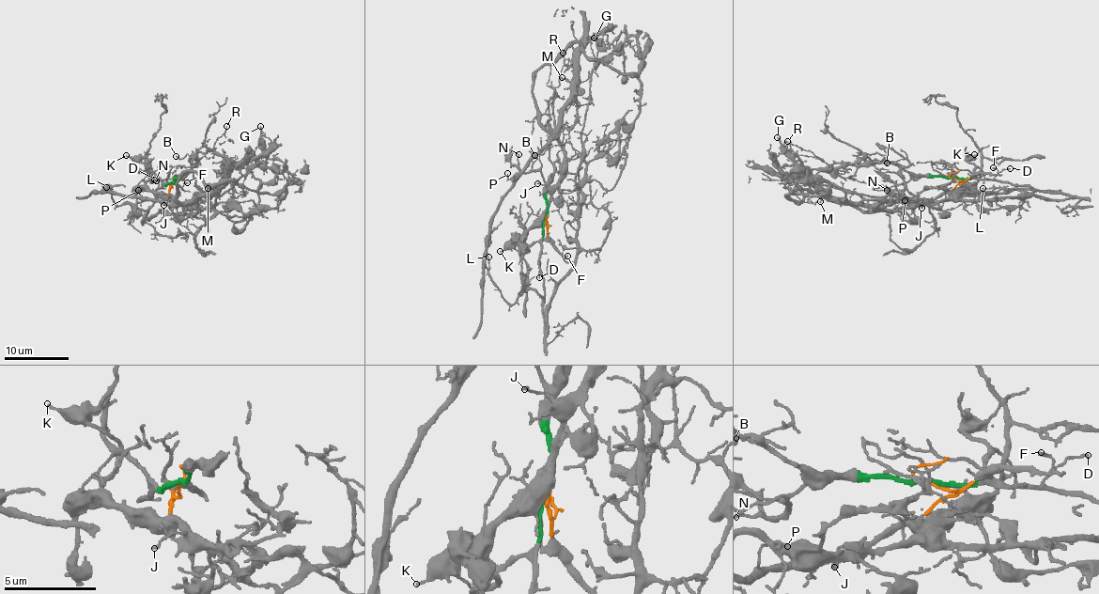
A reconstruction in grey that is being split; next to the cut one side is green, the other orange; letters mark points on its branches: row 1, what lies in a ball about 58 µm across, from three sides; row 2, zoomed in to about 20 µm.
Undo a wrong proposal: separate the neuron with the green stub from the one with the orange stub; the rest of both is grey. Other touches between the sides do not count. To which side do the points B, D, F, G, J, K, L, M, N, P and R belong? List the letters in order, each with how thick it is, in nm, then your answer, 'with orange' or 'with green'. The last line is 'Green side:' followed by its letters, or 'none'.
B: 100 nm thick; with green
D: 110 nm thick; with green
F: 120 nm thick; with orange
G: 150 nm thick; with orange
J: 120 nm thick; with orange
K: 170 nm thick; with green
L: 100 nm thick; with green
M: 140 nm thick; with orange
N: 120 nm thick; with green
P: 80 nm thick; with orange
R: 110 nm thick; with green
Green side: B, D, K, L, N, R

